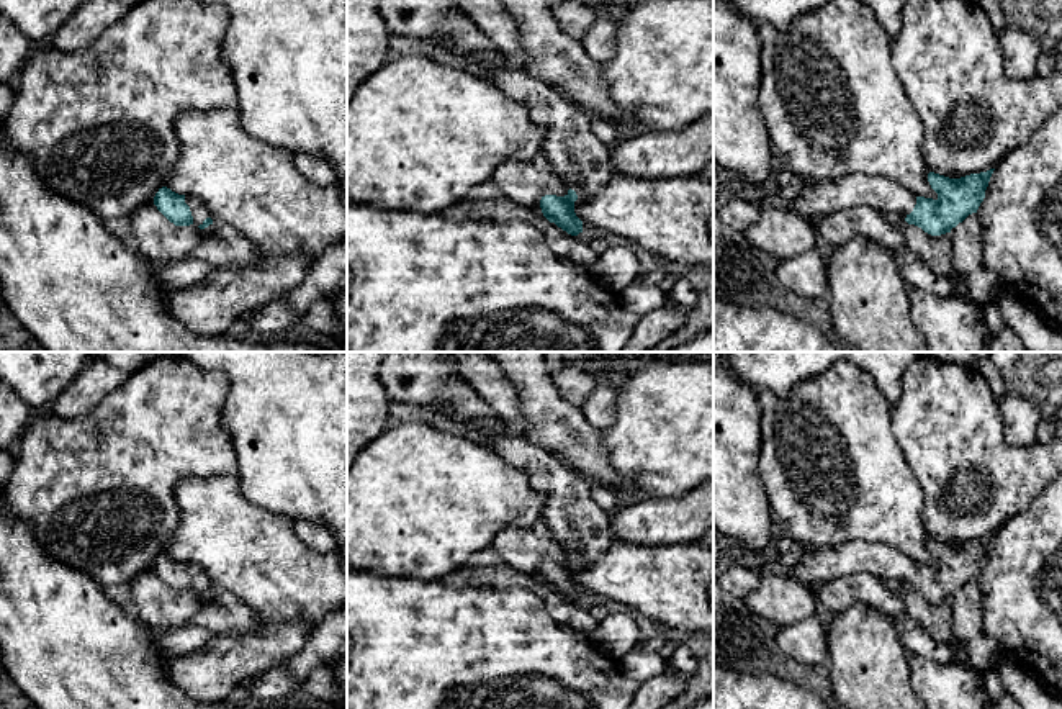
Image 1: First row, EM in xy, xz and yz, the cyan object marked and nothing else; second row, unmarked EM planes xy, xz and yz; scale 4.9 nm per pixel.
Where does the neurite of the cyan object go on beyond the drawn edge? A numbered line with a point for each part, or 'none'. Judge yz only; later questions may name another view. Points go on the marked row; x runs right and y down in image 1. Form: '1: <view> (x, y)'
1: yz (817, 198)

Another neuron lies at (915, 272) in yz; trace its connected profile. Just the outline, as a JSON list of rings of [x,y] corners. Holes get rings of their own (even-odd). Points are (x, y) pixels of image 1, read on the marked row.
[[[908,257],[900,262],[902,277],[908,288],[928,291],[938,298],[951,298],[954,283],[951,277],[936,275],[923,260],[918,257]]]

